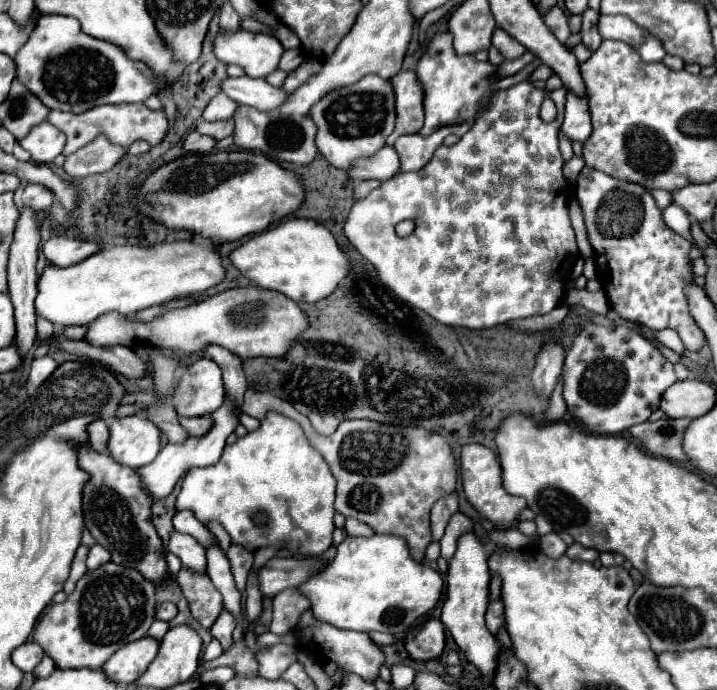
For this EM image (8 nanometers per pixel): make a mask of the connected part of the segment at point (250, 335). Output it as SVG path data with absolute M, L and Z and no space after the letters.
M237 287L201 303L187 305L183 309L171 309L163 317L149 323L131 321L129 317L119 317L119 313L109 313L99 317L89 325L85 341L97 347L107 345L129 345L131 341L149 341L161 349L171 349L181 355L191 355L203 351L209 343L221 345L241 359L253 357L283 357L289 353L293 341L309 327L309 319L301 307L285 297L283 293L261 289L261 287Z

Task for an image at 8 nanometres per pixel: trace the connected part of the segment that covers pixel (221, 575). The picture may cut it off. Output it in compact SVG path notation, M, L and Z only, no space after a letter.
M217 543L207 547L207 575L211 577L211 581L217 587L217 591L223 595L223 605L227 609L231 609L233 615L237 617L239 625L233 631L233 643L239 643L243 639L243 635L245 635L245 627L241 625L241 603L239 603L241 593L235 587L229 559L225 557L223 549Z

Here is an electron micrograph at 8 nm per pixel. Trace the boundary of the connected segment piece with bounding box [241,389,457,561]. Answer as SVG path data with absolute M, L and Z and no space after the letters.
M247 389L243 413L263 419L267 411L277 411L293 417L305 431L311 445L323 455L333 477L337 479L335 511L345 517L359 519L373 527L375 533L399 535L407 541L409 553L415 561L425 559L429 511L435 501L455 491L457 469L449 443L427 429L417 427L395 427L381 425L369 419L347 419L341 421L339 429L331 437L321 437L311 427L309 419L281 401L273 393Z

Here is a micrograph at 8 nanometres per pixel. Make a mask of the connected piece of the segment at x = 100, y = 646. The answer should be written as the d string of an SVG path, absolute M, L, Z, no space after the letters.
M105 563L95 571L87 571L75 585L75 591L67 597L65 603L53 603L49 605L43 615L39 617L35 631L33 631L33 641L39 643L49 655L59 669L101 669L103 663L123 645L129 641L137 641L137 637L145 637L147 629L151 627L155 619L155 585L147 581L139 571L127 569L115 563Z

